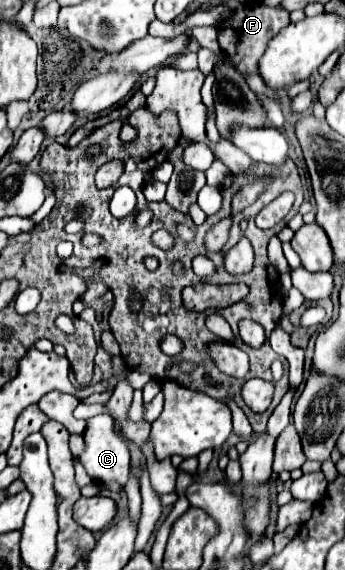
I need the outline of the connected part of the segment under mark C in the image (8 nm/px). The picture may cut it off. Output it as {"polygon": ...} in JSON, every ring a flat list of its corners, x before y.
{"polygon":[[100,414,88,420,80,464,94,482,116,480,122,486,126,484,130,472,130,450,128,442,120,438,112,416]]}

